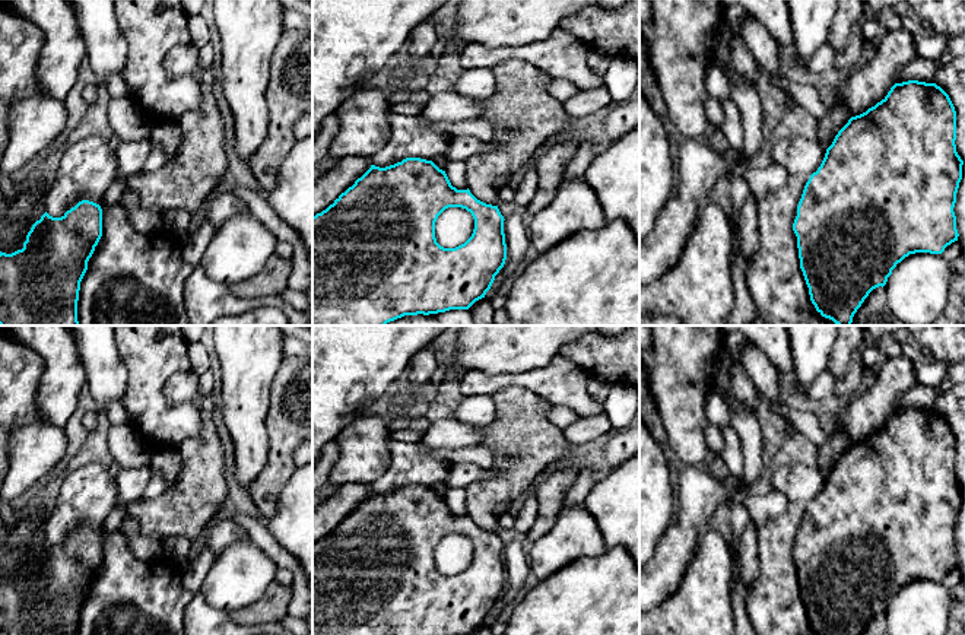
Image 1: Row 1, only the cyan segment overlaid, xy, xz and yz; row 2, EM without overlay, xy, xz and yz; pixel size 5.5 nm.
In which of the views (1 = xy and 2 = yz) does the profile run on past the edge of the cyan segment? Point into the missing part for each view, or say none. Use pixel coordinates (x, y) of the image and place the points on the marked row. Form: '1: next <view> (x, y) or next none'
1: next none
2: next none

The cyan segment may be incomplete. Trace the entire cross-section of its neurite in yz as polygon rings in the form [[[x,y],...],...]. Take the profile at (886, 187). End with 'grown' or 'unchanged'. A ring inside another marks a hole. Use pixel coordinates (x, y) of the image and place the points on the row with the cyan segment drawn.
[[[895,83],[888,95],[866,112],[851,117],[838,131],[825,158],[804,185],[793,231],[800,269],[816,311],[837,326],[851,326],[869,293],[885,286],[892,270],[915,253],[942,254],[958,241],[953,212],[964,161],[956,152],[956,111],[936,83]]]; unchanged

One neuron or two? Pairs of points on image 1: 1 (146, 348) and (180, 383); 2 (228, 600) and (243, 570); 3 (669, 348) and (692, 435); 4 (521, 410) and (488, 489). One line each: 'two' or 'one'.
1: two
2: one
3: one
4: one

